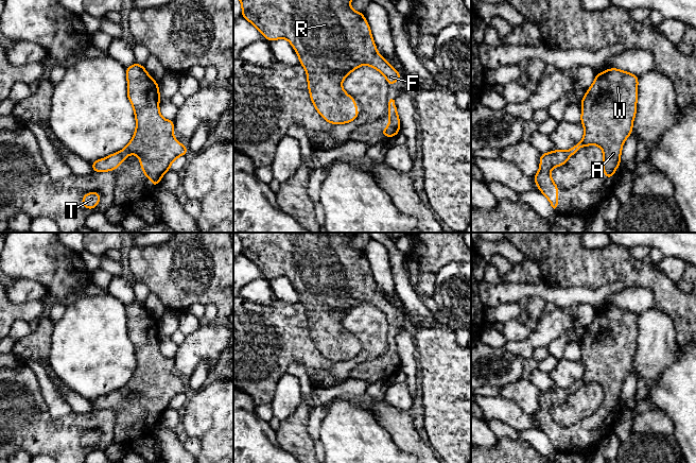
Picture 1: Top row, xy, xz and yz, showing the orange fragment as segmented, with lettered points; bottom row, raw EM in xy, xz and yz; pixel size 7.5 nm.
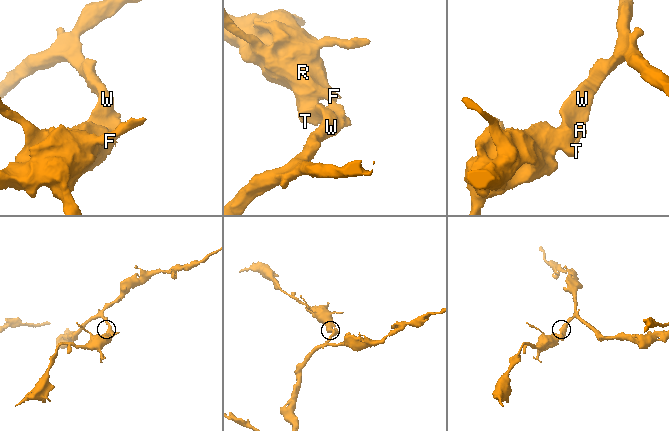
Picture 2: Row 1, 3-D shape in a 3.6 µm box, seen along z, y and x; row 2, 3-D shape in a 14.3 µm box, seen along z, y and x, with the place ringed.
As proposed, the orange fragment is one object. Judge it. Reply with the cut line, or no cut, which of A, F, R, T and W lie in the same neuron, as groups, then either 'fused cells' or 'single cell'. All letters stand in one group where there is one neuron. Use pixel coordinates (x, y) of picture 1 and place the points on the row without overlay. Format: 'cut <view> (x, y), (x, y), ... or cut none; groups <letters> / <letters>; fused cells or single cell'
cut none; groups A F R T W; single cell

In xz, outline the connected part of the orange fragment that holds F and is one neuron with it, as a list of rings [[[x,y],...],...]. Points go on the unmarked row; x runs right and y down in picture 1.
[[[234,233],[242,240],[242,255],[253,261],[267,279],[288,277],[307,309],[310,336],[317,350],[331,362],[345,362],[358,356],[356,339],[342,326],[343,318],[362,303],[368,303],[385,313],[389,324],[402,313],[377,290],[377,284],[363,251],[353,248],[349,241],[356,233]]]

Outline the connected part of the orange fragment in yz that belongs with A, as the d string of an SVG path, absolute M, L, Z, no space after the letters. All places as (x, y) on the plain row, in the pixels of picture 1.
M616 306L596 311L593 322L580 339L580 361L585 365L582 378L568 389L556 387L554 390L540 392L539 410L533 416L539 429L549 436L554 447L558 443L558 424L551 415L551 407L566 402L568 396L573 394L581 384L592 382L601 384L604 391L603 409L608 417L613 415L613 411L621 402L620 396L624 379L632 372L632 361L637 351L638 319L638 313Z

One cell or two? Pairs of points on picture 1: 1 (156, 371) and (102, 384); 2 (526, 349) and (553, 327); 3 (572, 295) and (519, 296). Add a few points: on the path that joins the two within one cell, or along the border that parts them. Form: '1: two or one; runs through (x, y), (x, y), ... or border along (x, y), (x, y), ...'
1: two; border along (135, 353), (132, 377), (110, 392)
2: one; runs through (533, 343), (546, 330)
3: one; runs through (559, 295), (553, 295), (545, 291), (532, 291)

